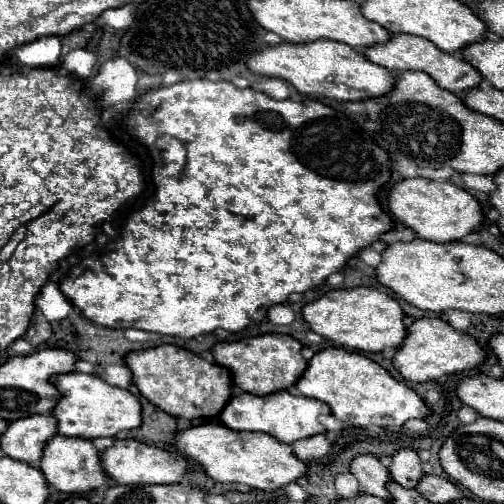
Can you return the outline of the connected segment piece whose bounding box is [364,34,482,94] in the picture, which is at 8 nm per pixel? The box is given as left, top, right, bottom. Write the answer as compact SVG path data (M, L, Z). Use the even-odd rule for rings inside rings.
M394 34L386 44L376 44L376 46L370 46L364 50L364 56L378 64L378 66L384 66L388 70L398 70L398 72L406 72L406 70L420 70L420 72L426 72L430 74L440 88L448 90L448 92L454 92L454 94L462 94L462 92L468 92L476 86L480 86L482 82L482 76L480 72L466 60L462 60L460 56L452 56L448 52L442 52L440 48L436 48L430 40L424 40L424 38L418 38L418 36L410 36L410 34Z

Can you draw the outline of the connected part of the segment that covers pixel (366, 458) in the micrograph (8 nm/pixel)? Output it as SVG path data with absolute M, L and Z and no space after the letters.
M362 454L352 460L350 472L358 478L360 490L370 496L378 496L382 500L390 500L390 492L386 490L386 484L390 482L388 468L372 454Z

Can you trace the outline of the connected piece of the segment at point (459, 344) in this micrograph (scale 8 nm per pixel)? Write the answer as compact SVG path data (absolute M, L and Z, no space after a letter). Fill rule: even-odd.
M422 318L422 320L414 320L408 326L404 344L398 348L396 356L392 358L392 364L406 380L428 382L450 374L470 372L472 368L482 366L484 360L486 360L486 352L476 342L476 338L472 338L466 332L454 330L448 322L440 318Z

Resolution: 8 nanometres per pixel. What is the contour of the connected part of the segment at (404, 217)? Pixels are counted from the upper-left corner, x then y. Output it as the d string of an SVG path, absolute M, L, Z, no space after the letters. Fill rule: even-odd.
M408 178L394 184L388 194L388 210L398 222L412 228L420 238L438 244L462 240L466 234L480 228L484 220L480 202L466 190L450 182L436 182L426 178Z

